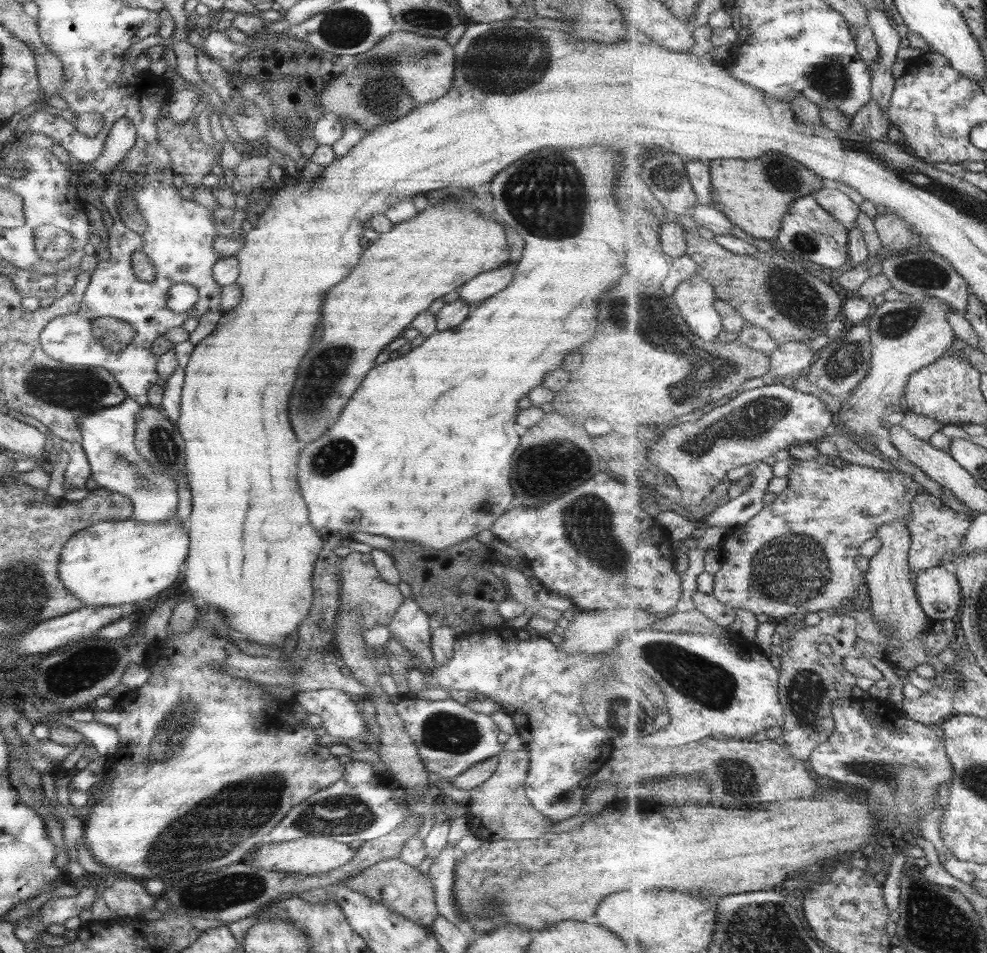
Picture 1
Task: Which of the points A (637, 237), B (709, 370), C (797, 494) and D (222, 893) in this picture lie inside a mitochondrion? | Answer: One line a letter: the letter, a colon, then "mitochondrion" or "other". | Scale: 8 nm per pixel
A: other
B: mitochondrion
C: other
D: mitochondrion

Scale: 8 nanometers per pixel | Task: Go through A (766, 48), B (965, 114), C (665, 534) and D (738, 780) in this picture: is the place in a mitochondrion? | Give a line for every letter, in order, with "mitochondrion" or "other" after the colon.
A: other
B: other
C: other
D: mitochondrion

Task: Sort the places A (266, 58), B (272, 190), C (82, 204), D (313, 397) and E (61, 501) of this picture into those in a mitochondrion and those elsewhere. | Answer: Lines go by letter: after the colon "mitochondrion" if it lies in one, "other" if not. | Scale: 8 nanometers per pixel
A: other
B: other
C: other
D: mitochondrion
E: other

